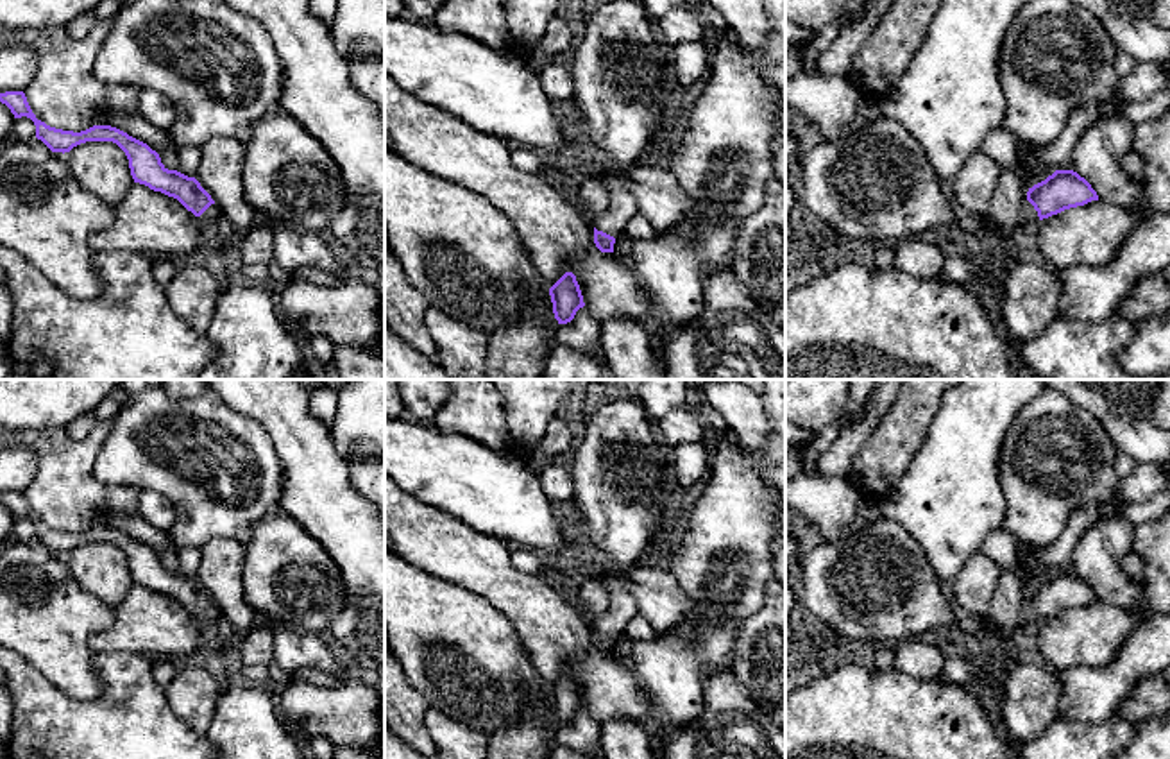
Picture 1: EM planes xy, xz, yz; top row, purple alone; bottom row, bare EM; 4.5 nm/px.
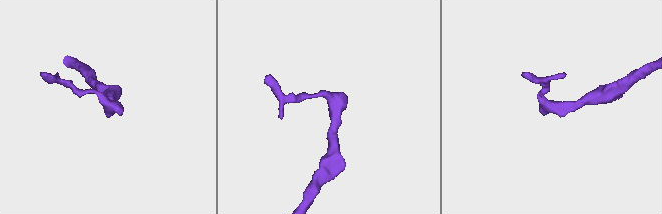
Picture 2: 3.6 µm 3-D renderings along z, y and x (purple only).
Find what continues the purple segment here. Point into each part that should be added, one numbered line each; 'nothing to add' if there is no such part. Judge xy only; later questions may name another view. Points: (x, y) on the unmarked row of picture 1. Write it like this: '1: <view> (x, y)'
1: xy (210, 618)

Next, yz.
1: yz (1027, 616)

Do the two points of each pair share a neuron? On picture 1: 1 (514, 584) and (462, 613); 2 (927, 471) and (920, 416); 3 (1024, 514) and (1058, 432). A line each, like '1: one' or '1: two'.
1: two
2: two
3: one

